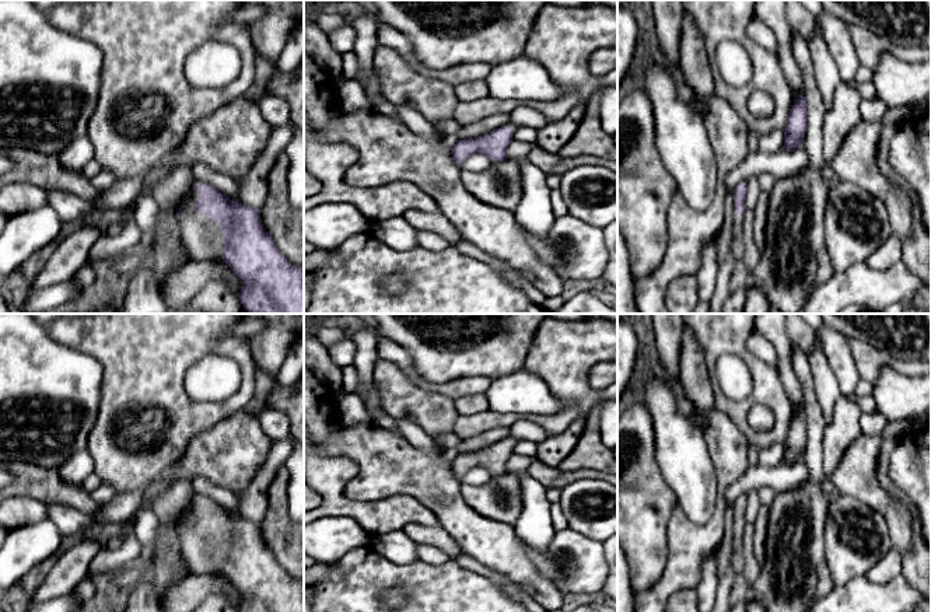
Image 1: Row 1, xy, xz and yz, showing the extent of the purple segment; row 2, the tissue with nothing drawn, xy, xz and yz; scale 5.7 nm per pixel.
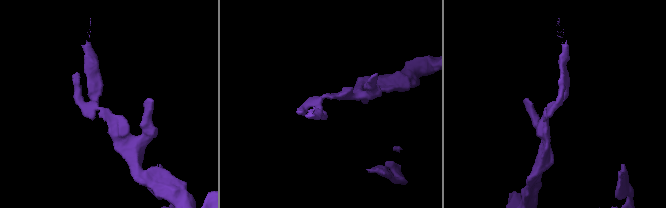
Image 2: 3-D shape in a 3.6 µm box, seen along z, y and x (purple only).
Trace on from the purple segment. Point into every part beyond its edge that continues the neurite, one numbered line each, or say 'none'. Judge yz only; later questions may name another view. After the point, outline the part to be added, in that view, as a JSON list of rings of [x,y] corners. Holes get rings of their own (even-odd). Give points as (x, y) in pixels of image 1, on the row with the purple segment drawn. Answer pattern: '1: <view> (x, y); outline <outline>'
1: yz (738, 248); outline [[[735,214],[732,224],[732,252],[736,260],[742,262],[745,246],[743,246],[743,214]]]

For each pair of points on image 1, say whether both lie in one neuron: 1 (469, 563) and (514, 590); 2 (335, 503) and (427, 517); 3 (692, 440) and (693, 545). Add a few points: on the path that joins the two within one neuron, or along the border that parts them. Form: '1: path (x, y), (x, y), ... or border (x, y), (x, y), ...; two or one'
1: path (480, 569), (503, 581); one
2: path (357, 510), (364, 513), (405, 513); one
3: border (717, 500), (703, 524), (693, 524), (678, 503); two

